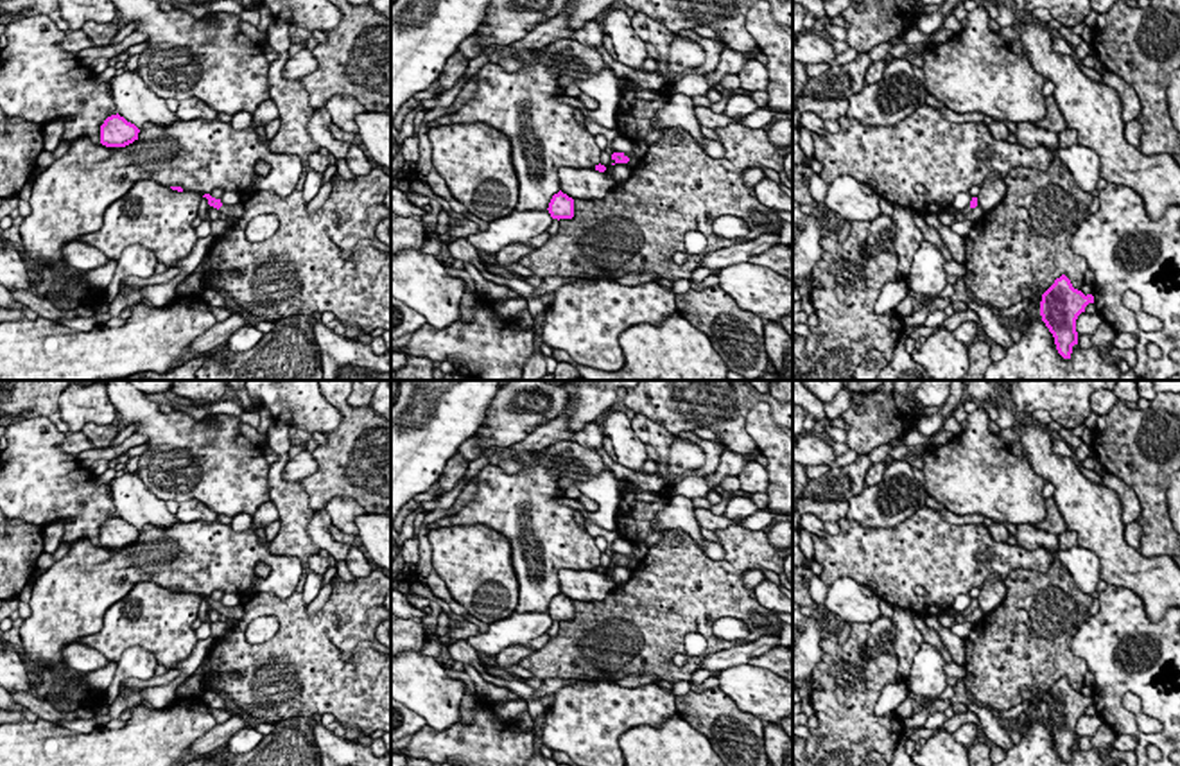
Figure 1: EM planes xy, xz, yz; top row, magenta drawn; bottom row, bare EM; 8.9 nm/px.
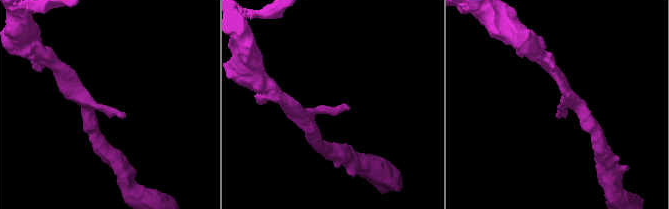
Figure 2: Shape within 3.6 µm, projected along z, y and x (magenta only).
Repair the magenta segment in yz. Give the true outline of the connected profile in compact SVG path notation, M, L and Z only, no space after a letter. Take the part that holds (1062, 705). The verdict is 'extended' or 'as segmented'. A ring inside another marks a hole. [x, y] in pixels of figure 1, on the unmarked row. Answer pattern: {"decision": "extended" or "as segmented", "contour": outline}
{"decision": "as segmented", "contour": "M1065 676L1042 696L1040 718L1063 761L1071 761L1072 748L1078 746L1076 721L1089 705L1094 705L1094 698L1074 691Z"}

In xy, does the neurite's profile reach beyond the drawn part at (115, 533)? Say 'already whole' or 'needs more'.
already whole

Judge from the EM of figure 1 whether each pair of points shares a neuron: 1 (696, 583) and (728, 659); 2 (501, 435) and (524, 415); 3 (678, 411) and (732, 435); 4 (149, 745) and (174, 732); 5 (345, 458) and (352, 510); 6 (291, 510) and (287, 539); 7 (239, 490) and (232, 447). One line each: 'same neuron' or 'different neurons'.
1: different neurons
2: same neuron
3: same neuron
4: same neuron
5: different neurons
6: same neuron
7: same neuron

